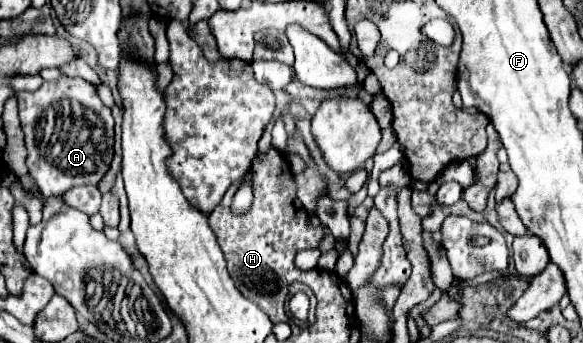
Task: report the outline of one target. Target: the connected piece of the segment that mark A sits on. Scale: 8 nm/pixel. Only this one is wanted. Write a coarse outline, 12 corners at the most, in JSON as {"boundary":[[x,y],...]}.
{"boundary":[[61,75],[19,93],[29,177],[45,197],[99,183],[113,117]]}

